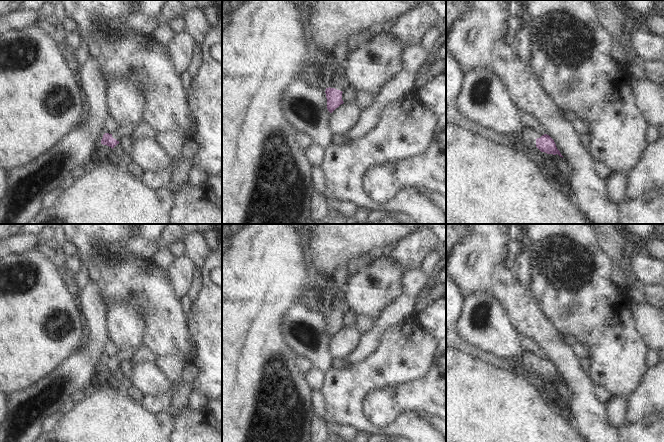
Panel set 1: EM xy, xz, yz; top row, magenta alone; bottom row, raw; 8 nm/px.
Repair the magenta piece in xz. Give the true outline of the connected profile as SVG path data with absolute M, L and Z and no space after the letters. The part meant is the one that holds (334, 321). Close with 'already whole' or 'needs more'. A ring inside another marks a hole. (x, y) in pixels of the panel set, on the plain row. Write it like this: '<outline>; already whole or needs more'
M336 300L333 308L329 312L326 312L327 333L330 337L344 327L342 317L349 310L350 308L345 301Z; needs more

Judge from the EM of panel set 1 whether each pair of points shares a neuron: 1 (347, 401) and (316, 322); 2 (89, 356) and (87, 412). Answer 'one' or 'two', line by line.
1: two
2: two

